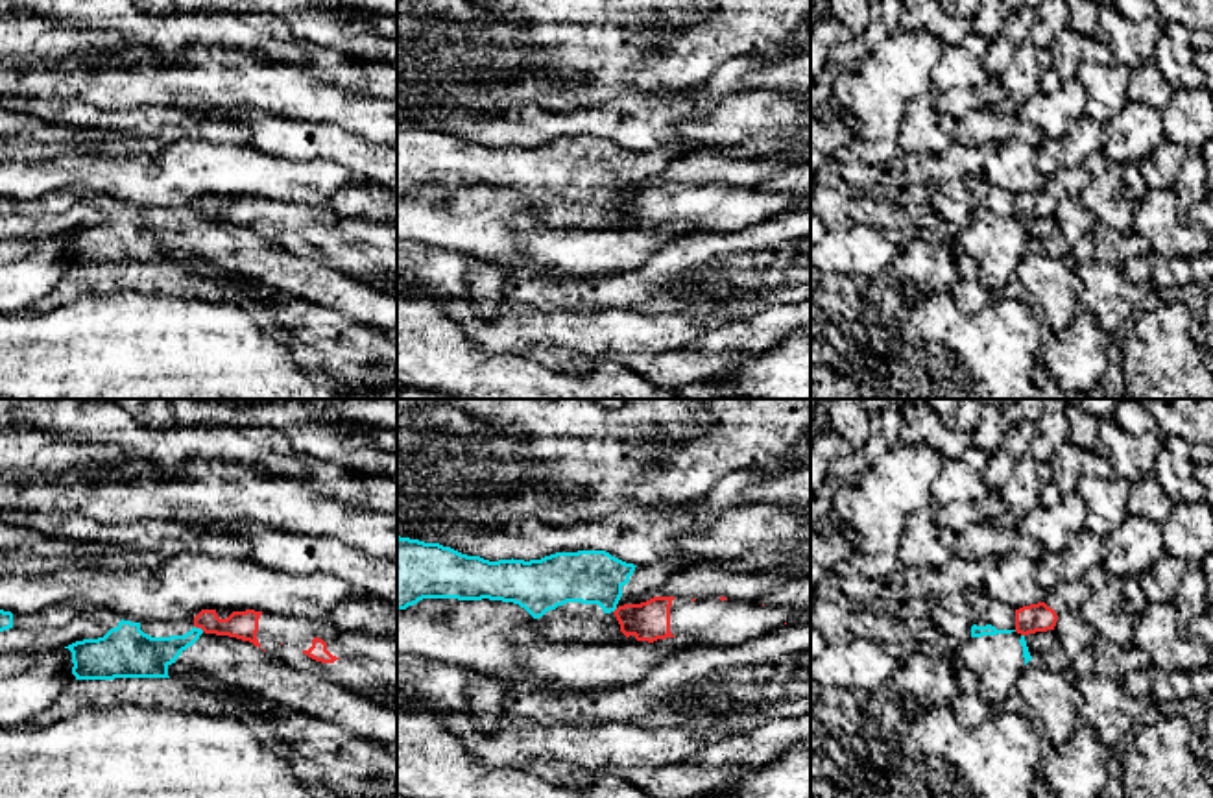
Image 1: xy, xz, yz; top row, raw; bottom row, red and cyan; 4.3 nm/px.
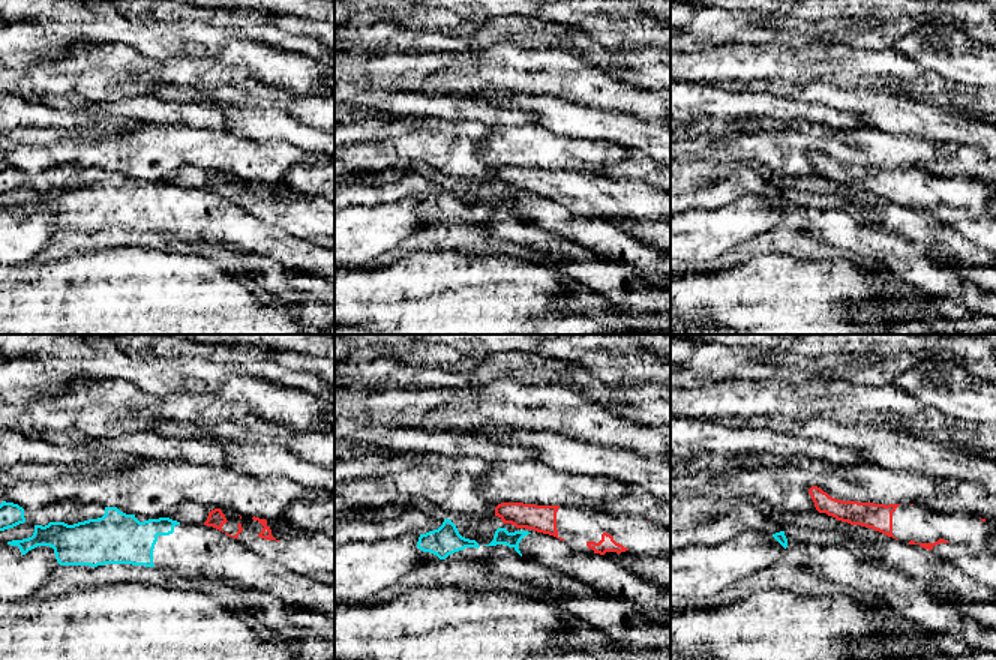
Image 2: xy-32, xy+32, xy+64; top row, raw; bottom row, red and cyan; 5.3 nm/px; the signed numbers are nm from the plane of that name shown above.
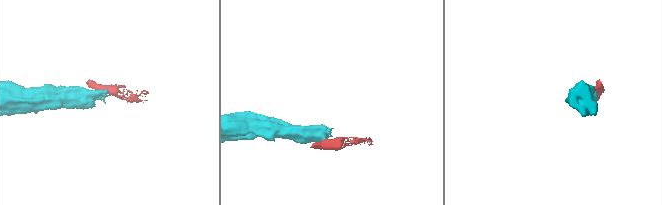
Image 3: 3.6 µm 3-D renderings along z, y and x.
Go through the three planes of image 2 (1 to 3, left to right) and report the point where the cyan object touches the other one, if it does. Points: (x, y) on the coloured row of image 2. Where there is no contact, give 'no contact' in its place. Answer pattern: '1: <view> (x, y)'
1: no contact
2: no contact
3: no contact

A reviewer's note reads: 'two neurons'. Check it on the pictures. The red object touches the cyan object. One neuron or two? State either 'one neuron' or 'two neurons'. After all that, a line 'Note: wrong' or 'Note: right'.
two neurons
Note: right

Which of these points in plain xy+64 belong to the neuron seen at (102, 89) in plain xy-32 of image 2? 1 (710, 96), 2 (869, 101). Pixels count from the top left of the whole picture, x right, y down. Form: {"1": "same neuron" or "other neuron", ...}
{"1": "other neuron", "2": "other neuron"}

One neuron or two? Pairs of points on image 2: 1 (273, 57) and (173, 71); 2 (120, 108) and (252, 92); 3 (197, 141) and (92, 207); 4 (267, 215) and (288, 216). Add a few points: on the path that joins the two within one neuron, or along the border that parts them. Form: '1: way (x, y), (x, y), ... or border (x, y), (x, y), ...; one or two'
1: border (185, 59), (243, 66), (252, 75); two
2: border (134, 96), (156, 96), (168, 102); two
3: border (105, 170), (114, 170), (135, 179); two
4: way (272, 215), (284, 215); one

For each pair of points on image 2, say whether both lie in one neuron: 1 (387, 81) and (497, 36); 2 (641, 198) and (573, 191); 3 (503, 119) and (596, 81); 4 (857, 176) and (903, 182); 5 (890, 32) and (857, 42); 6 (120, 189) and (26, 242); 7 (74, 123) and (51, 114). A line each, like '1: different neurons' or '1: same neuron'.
1: different neurons
2: same neuron
3: different neurons
4: same neuron
5: same neuron
6: different neurons
7: same neuron

